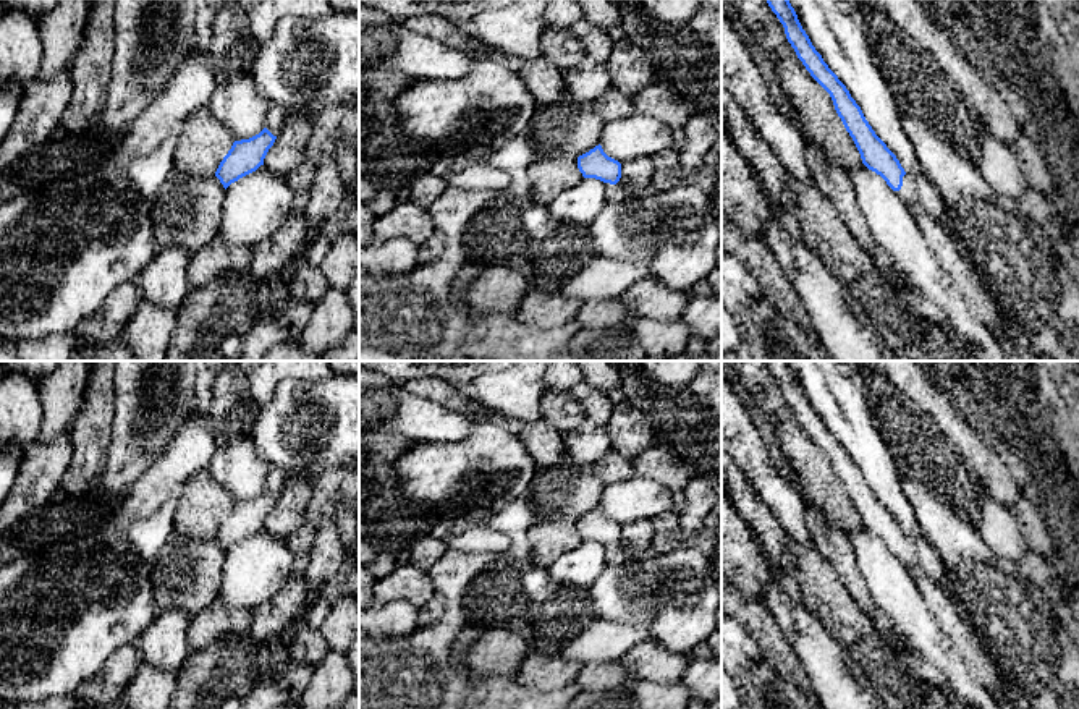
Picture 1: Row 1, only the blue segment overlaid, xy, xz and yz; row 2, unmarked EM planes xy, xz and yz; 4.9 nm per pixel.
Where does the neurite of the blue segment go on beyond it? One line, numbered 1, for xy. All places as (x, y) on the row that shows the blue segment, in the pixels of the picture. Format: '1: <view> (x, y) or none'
1: none

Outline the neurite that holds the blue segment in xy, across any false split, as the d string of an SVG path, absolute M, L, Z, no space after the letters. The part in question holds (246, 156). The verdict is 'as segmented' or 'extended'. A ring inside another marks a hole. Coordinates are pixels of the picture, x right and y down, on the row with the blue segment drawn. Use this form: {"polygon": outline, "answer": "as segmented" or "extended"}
{"polygon": "M264 128L249 139L235 141L215 172L223 188L226 189L231 183L264 165L264 159L275 139L277 136Z", "answer": "as segmented"}

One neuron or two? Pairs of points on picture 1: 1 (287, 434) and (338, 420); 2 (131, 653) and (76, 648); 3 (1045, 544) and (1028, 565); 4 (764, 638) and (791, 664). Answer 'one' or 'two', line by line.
1: one
2: two
3: one
4: one

